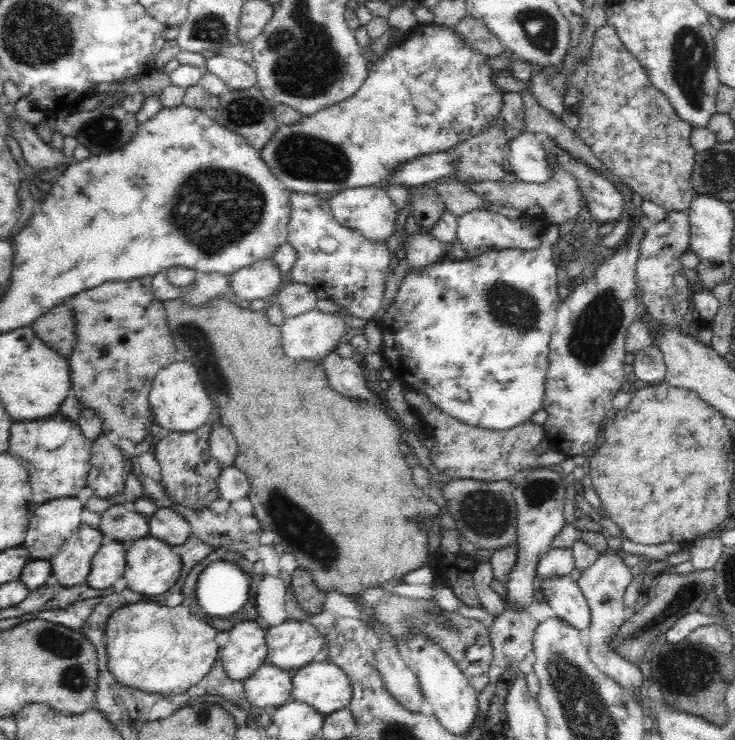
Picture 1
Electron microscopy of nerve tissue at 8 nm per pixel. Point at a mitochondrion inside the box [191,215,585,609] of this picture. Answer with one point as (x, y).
(299, 528)

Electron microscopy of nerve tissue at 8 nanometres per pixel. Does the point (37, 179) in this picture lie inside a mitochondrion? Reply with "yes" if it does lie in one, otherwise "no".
no

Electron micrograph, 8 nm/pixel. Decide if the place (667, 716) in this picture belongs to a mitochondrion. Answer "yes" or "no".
no

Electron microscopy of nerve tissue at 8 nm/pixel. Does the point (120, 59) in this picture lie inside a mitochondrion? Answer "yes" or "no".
no

